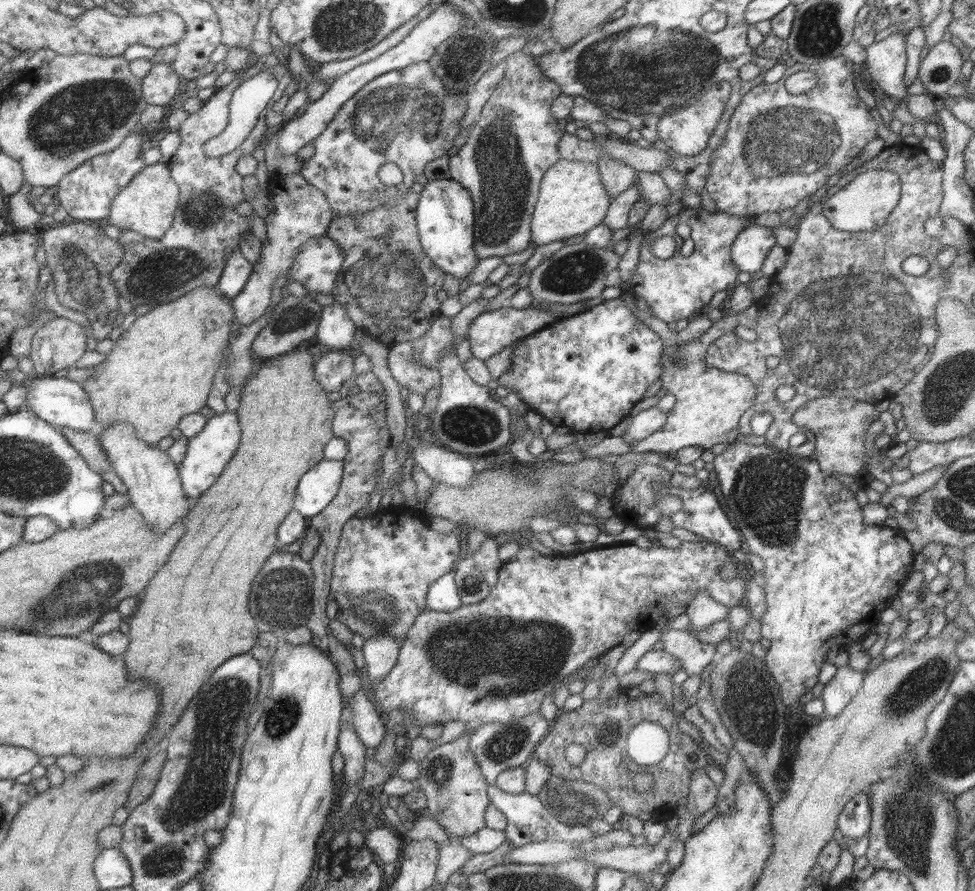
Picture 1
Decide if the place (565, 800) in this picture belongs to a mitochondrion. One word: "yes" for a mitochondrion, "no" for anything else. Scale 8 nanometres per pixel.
yes

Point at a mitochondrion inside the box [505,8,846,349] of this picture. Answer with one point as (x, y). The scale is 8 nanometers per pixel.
(643, 70)

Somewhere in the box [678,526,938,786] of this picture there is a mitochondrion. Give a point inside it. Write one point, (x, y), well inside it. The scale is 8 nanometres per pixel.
(747, 696)

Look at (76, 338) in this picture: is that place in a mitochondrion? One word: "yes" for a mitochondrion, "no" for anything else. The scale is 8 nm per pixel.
no

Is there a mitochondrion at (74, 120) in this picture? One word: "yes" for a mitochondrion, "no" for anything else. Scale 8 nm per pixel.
yes

